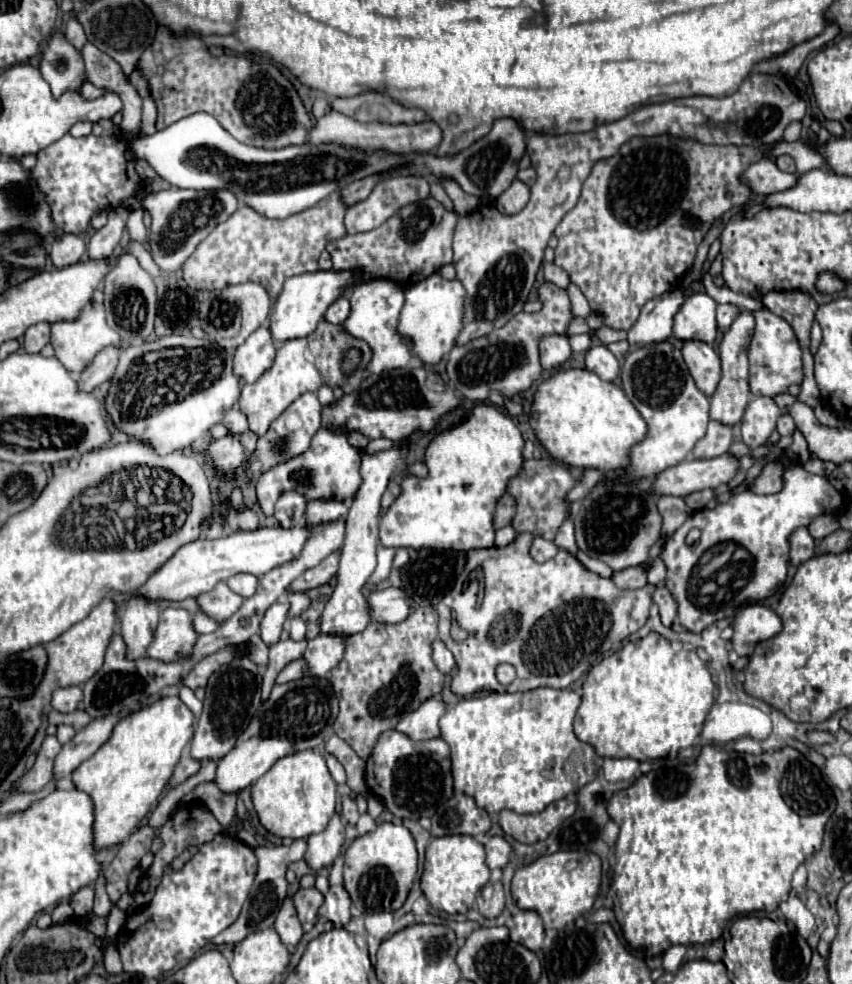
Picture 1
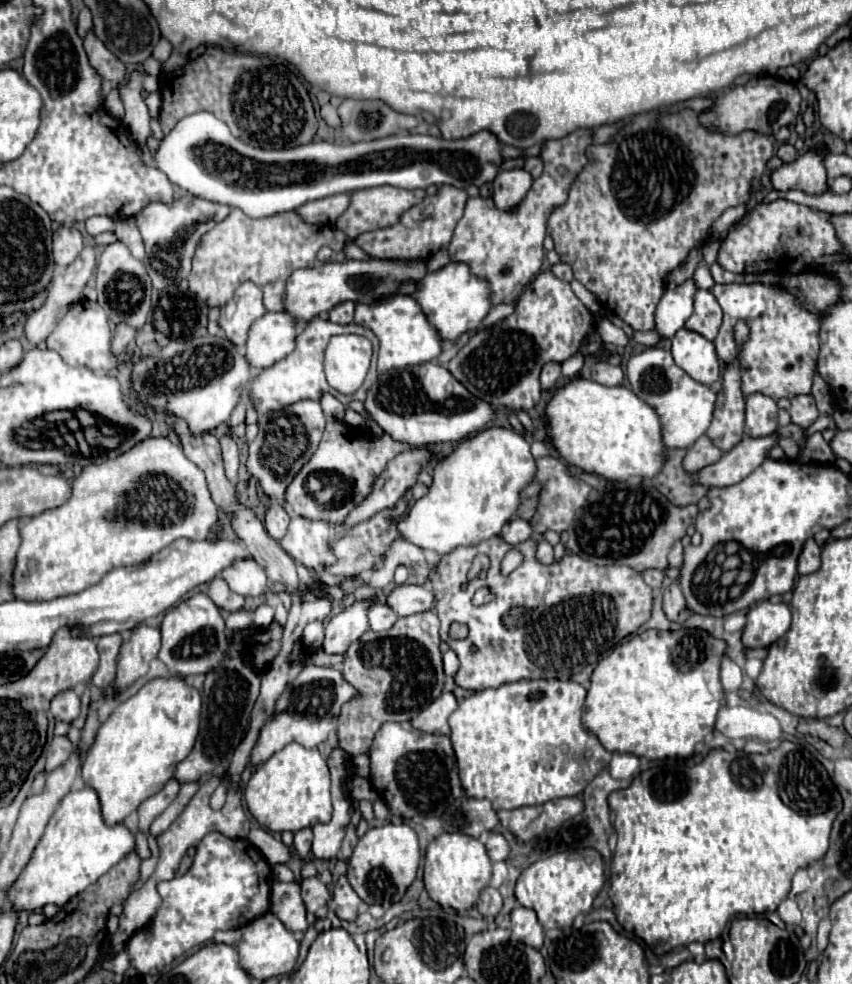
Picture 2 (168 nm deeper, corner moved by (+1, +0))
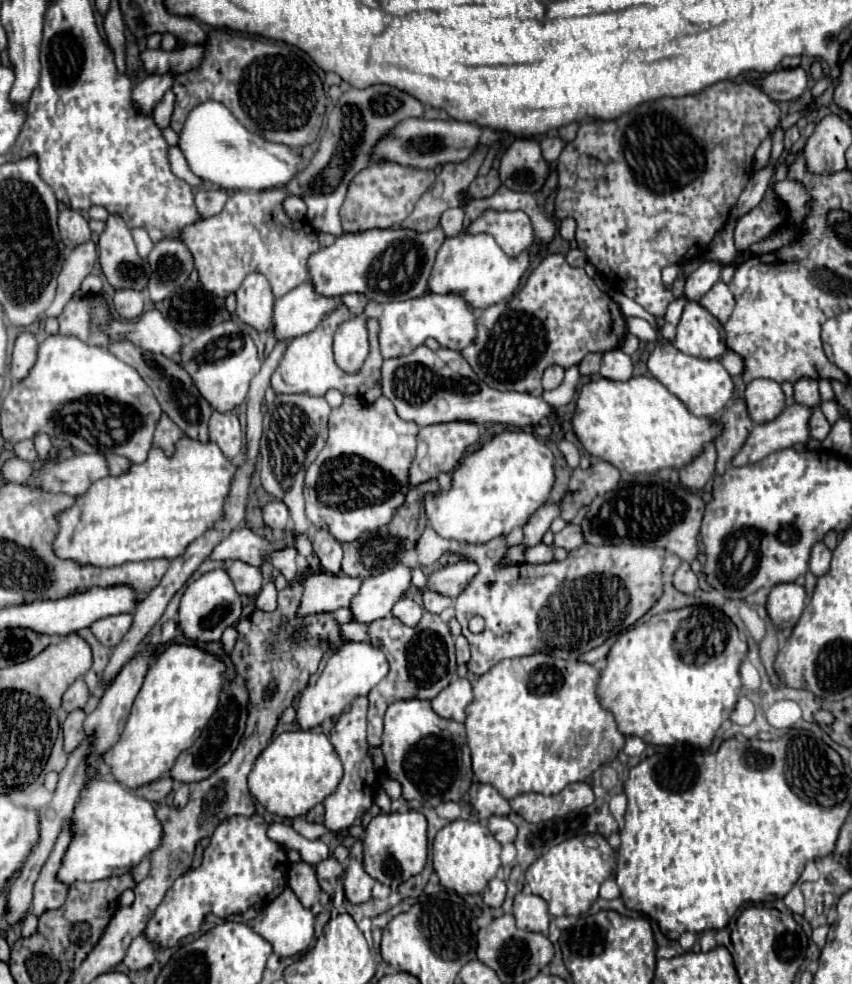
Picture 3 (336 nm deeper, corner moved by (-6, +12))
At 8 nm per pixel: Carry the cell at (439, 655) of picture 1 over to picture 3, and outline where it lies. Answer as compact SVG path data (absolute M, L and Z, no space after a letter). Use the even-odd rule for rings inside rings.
M457 636L455 644L457 644L457 664L467 664L469 662L469 642L465 640L465 636Z

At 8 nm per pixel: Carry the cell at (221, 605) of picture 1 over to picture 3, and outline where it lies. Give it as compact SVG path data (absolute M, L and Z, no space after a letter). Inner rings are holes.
M235 560L229 568L229 576L231 576L231 580L233 580L239 594L255 596L261 590L263 576L261 576L261 568L257 568L257 566Z

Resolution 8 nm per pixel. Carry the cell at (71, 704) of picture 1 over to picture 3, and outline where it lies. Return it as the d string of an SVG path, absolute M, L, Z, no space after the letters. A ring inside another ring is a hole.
M83 678L75 680L69 690L63 694L63 710L65 712L73 712L77 708L83 708L89 700L89 690L87 690L87 684L83 682Z

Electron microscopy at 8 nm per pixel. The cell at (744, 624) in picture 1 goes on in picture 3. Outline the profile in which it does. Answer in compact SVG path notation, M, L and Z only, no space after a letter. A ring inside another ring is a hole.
M777 584L767 598L767 612L777 628L793 628L805 608L807 592L801 584Z

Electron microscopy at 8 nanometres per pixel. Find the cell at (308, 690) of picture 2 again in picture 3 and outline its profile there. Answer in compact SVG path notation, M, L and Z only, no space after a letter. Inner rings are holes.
M349 642L337 650L329 650L321 660L321 670L311 676L307 688L299 698L297 722L303 730L319 726L325 718L339 716L359 694L367 696L389 672L389 662L379 648L369 642Z

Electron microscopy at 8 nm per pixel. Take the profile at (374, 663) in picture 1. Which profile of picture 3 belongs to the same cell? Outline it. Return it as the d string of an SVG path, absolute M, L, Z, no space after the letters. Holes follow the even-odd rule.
M425 612L421 622L415 628L401 624L397 618L381 618L369 624L369 636L373 646L383 646L383 652L389 660L389 674L383 678L371 692L369 692L369 712L367 712L367 740L369 746L379 748L381 744L381 728L383 728L383 714L387 706L395 700L407 698L421 698L431 700L435 698L449 682L457 678L457 664L455 664L455 640L449 632L449 626L431 612Z

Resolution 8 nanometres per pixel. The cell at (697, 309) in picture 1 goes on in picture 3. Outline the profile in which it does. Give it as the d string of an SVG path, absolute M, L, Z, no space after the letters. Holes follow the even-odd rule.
M717 282L705 296L701 296L701 306L707 308L721 324L725 324L733 312L735 300L725 282Z

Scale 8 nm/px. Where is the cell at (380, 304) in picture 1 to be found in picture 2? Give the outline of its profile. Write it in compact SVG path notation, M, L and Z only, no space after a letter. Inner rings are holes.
M394 294L394 296L382 296L374 304L358 302L354 322L370 328L380 338L380 362L378 362L380 372L434 360L442 350L442 342L438 340L436 330L428 324L426 316L422 314L420 306L412 296Z

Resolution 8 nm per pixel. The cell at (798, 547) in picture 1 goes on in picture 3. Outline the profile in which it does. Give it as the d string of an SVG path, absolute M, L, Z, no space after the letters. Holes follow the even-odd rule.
M817 542L811 550L811 558L809 558L809 568L811 572L819 578L823 576L825 572L829 572L829 562L831 562L831 550L823 544L823 542Z

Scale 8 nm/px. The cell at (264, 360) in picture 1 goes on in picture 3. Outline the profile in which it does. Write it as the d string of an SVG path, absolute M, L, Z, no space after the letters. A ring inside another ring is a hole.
M311 280L293 288L275 302L273 320L277 340L293 340L317 328L317 324L341 306L341 298L321 296Z

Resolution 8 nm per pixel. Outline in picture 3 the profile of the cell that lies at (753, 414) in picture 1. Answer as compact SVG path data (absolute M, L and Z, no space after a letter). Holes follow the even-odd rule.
M753 380L745 388L745 404L755 424L775 420L785 408L785 394L775 380Z

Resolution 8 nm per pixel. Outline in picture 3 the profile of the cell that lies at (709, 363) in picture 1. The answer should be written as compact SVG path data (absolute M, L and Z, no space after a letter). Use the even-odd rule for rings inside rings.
M689 300L683 308L681 320L677 324L675 346L685 354L691 354L697 358L709 358L709 360L721 358L721 354L727 348L721 334L719 320L707 314L707 310L701 308L701 304L695 300ZM707 316L709 316L709 324L713 324L717 332L707 328Z

